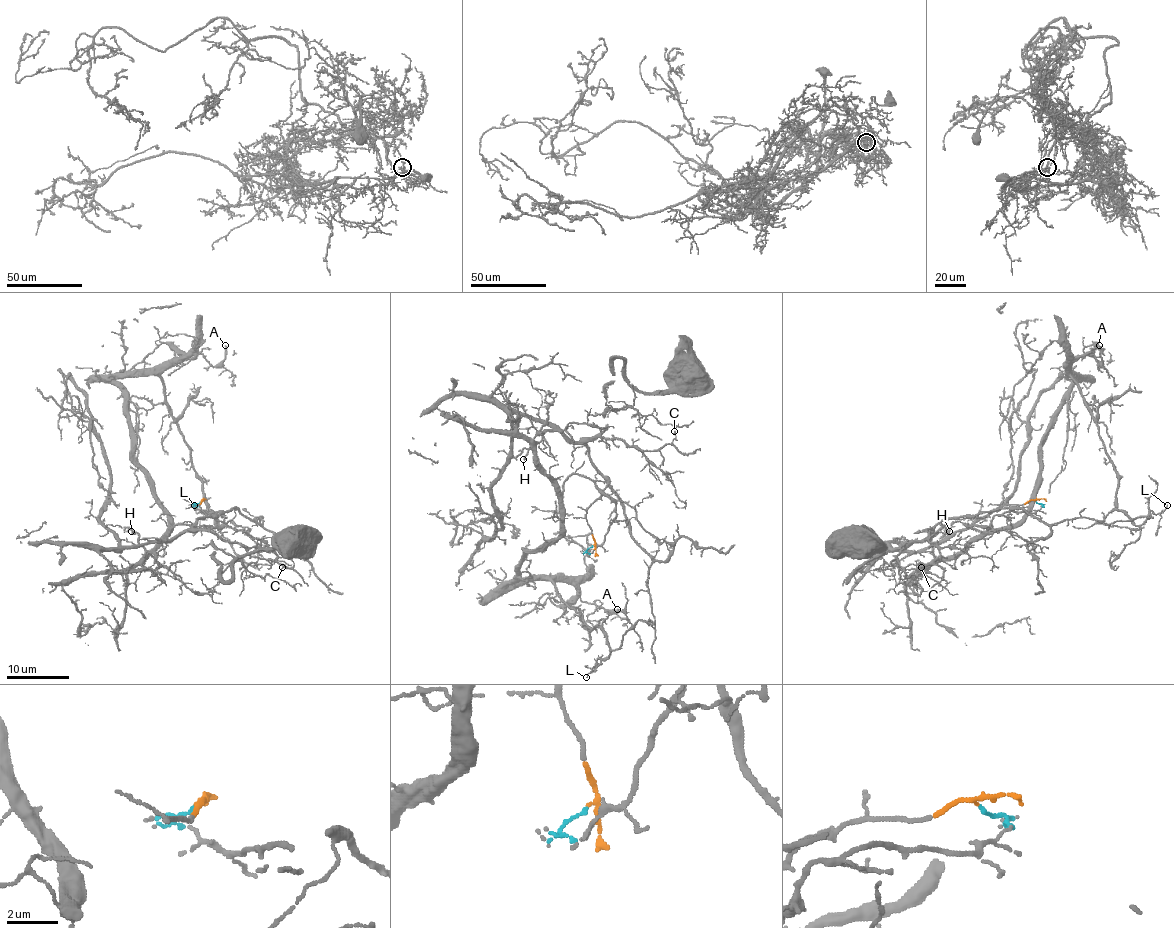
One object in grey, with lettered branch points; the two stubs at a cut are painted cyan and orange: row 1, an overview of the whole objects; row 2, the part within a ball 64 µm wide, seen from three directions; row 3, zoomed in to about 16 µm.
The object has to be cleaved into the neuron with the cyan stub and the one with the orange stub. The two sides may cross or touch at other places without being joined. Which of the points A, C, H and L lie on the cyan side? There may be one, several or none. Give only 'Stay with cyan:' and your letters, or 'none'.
Stay with cyan: A, H, L

